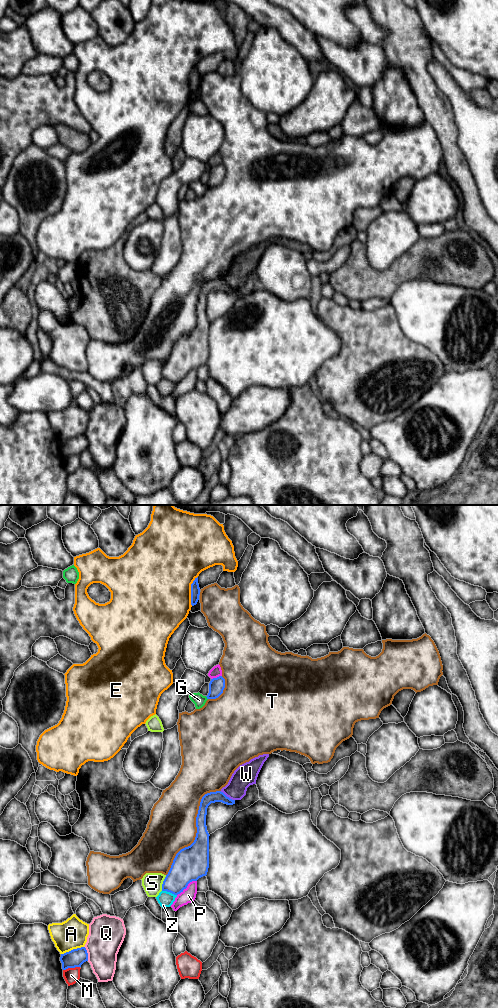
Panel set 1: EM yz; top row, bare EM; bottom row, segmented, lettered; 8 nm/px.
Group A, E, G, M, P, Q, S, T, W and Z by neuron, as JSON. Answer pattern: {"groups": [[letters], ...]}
{"groups": [["A"], ["E"], ["G"], ["M"], ["P"], ["Q"], ["S"], ["T"], ["W"], ["Z"]]}

